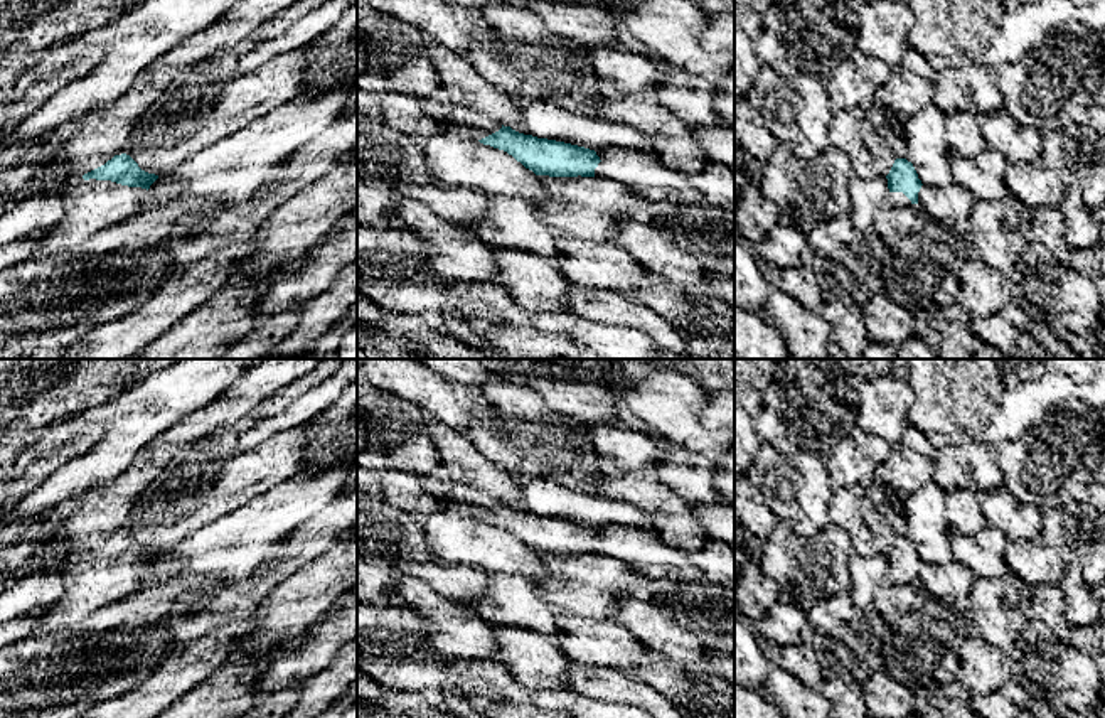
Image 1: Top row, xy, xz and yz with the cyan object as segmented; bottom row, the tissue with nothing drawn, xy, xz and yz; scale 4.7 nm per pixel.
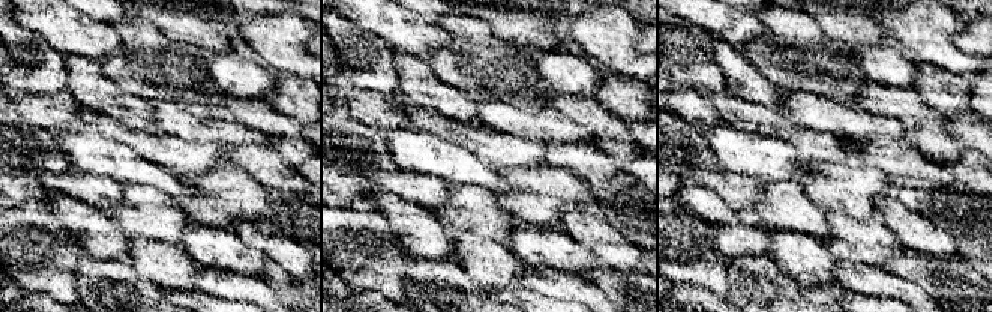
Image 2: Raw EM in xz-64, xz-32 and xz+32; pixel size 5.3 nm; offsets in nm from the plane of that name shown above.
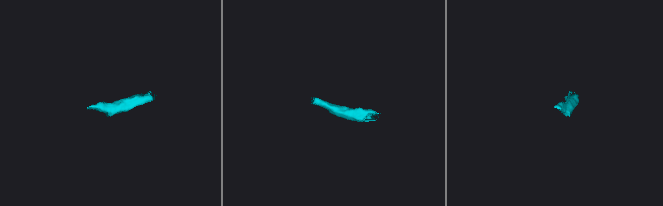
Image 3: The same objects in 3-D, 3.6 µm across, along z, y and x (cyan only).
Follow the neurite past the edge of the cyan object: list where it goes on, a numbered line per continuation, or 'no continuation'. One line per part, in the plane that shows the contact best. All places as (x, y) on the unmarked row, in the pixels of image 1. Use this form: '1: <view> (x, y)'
1: xy (90, 584)

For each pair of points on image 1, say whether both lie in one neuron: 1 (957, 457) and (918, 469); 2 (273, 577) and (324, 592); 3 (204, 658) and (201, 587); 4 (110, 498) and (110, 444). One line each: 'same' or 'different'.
1: different
2: different
3: different
4: different

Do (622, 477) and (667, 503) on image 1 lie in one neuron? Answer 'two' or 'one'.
one

